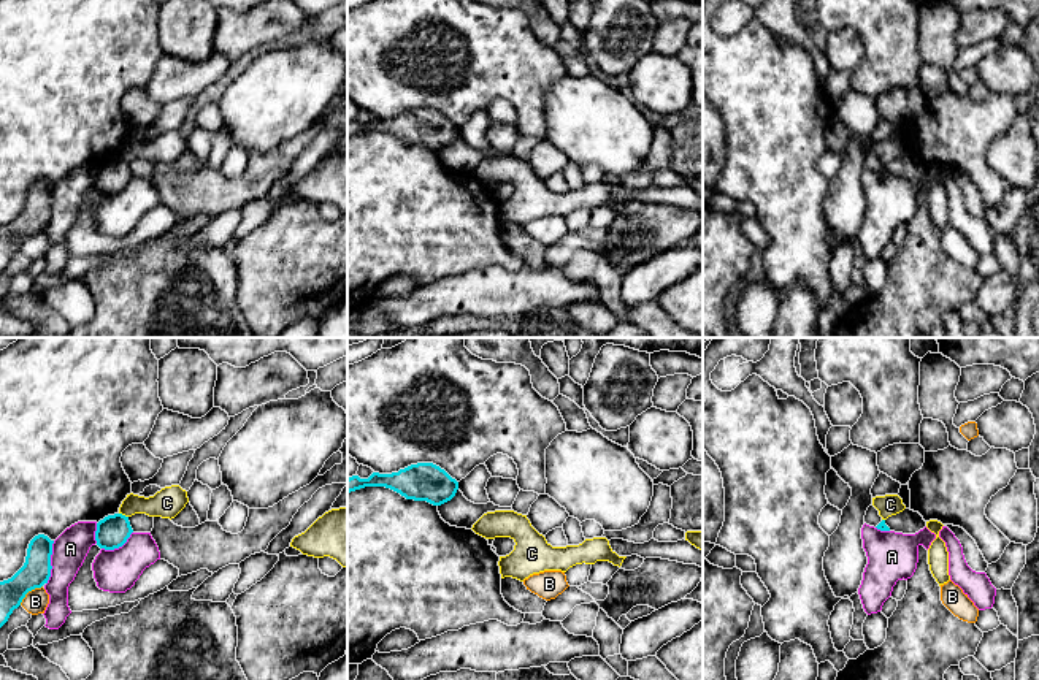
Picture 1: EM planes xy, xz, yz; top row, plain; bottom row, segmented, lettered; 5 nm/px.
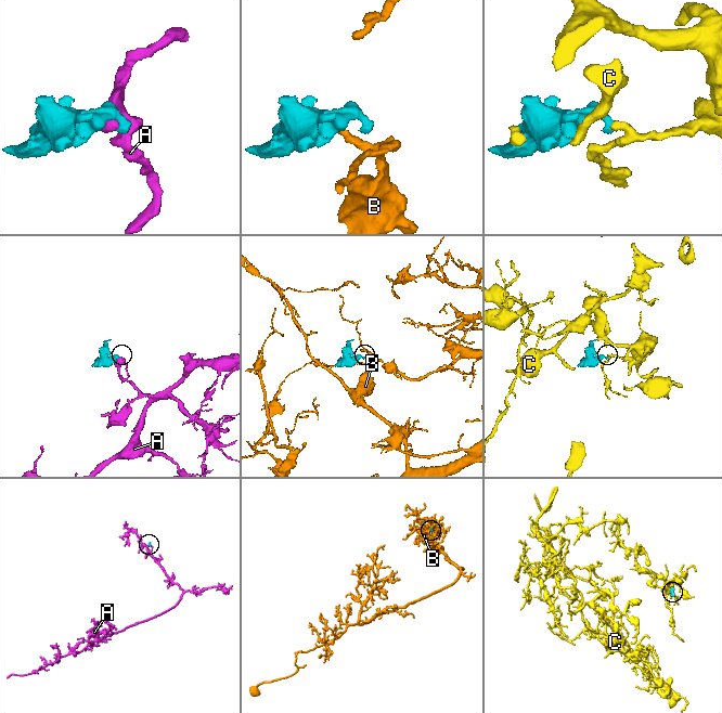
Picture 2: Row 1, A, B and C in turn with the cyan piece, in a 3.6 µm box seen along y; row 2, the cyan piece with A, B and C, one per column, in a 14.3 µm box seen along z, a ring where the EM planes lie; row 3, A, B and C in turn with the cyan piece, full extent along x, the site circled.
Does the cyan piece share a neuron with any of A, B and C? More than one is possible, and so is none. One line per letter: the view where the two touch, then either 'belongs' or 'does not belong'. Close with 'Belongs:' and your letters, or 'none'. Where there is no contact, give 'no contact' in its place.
A: meets cyan in xy; does not belong
B: meets cyan in xy; does not belong
C: meets cyan in xy; does not belong
Belongs: none

